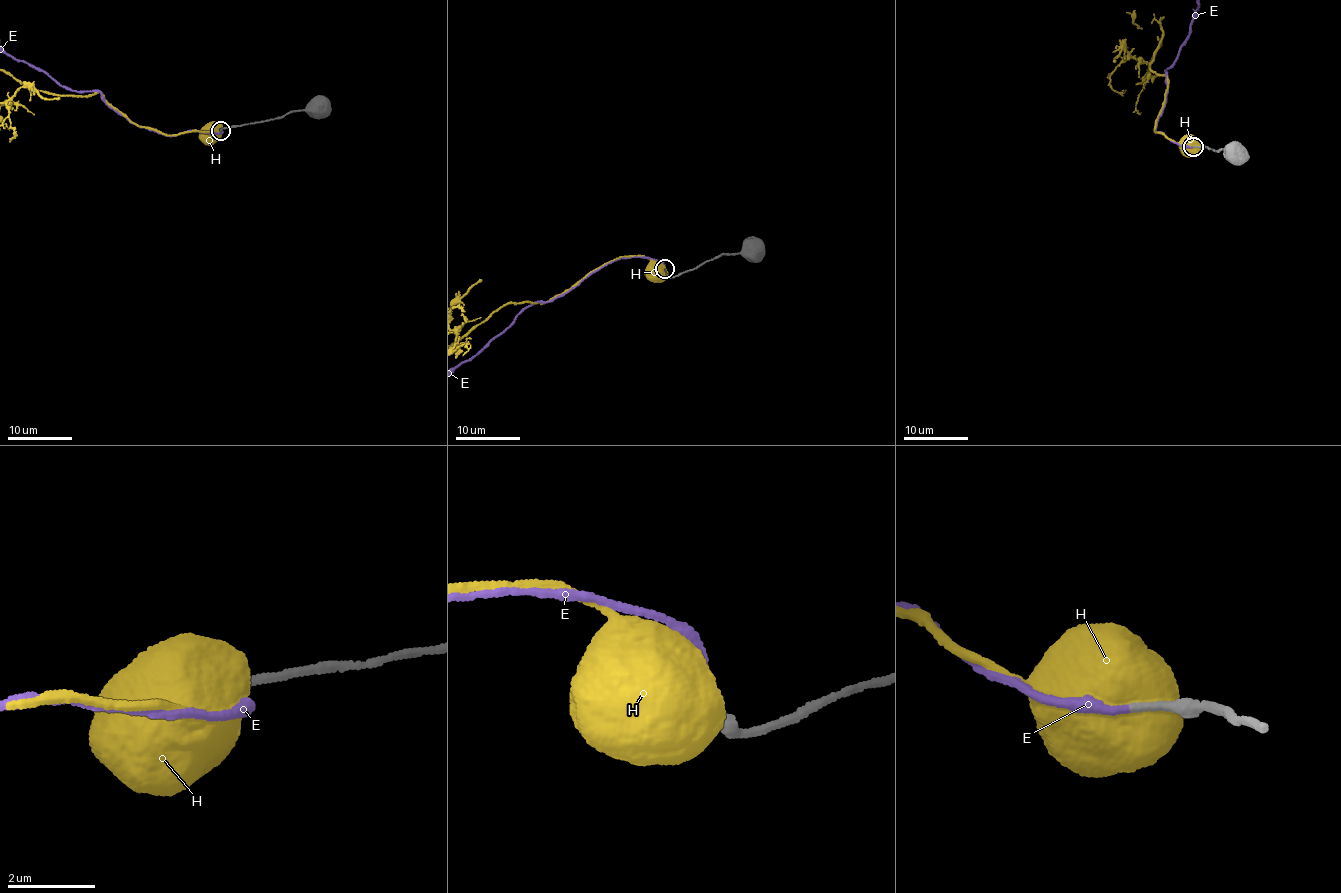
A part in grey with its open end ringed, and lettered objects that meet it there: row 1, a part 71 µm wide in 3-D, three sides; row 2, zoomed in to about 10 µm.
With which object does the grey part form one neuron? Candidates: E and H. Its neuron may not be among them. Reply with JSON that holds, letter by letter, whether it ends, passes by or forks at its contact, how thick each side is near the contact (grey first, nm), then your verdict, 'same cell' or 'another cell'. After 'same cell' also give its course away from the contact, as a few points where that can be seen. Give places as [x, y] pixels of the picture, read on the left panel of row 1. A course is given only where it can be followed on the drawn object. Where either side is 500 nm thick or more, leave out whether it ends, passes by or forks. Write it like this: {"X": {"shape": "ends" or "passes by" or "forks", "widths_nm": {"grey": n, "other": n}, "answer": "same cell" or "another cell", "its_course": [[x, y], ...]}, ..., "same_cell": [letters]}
{"E": {"shape": "ends", "widths_nm": {"grey": 160, "other": 190}, "answer": "same cell"}, "H": {"widths_nm": {"grey": 240, "other": 1100}, "answer": "another cell"}, "same_cell": ["E"]}

